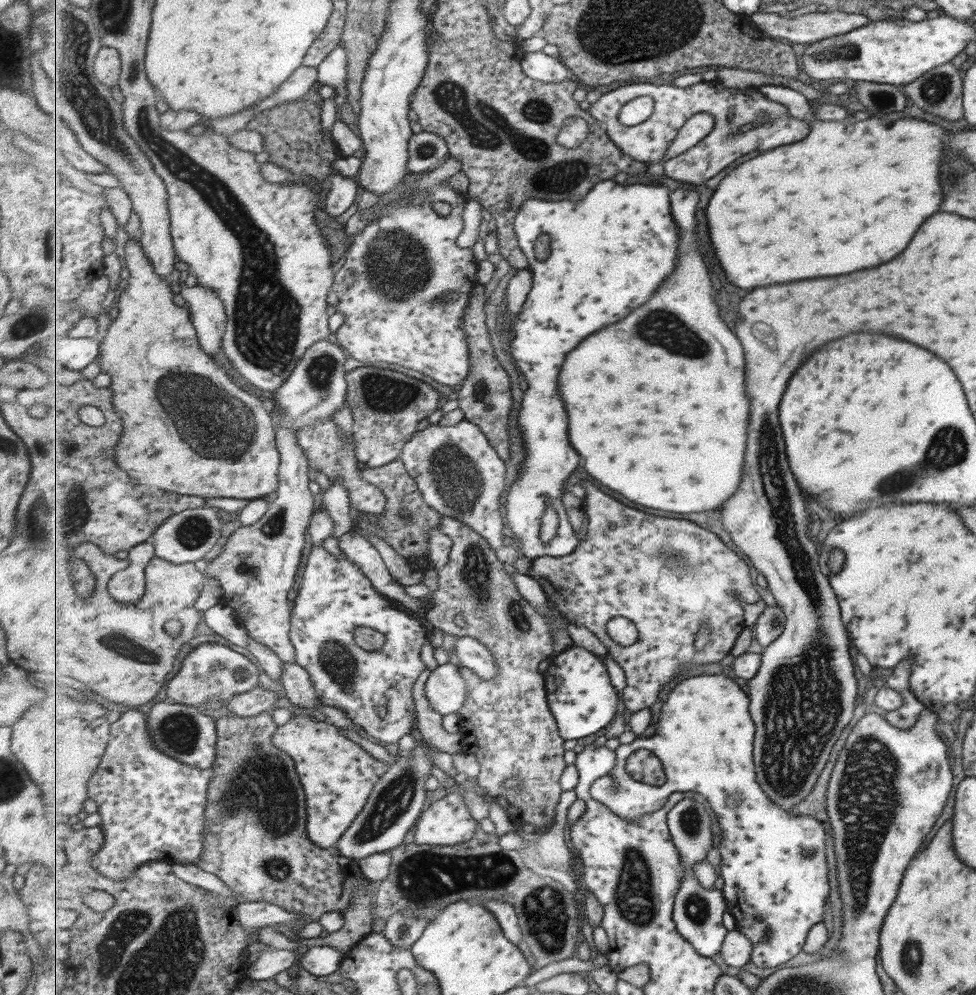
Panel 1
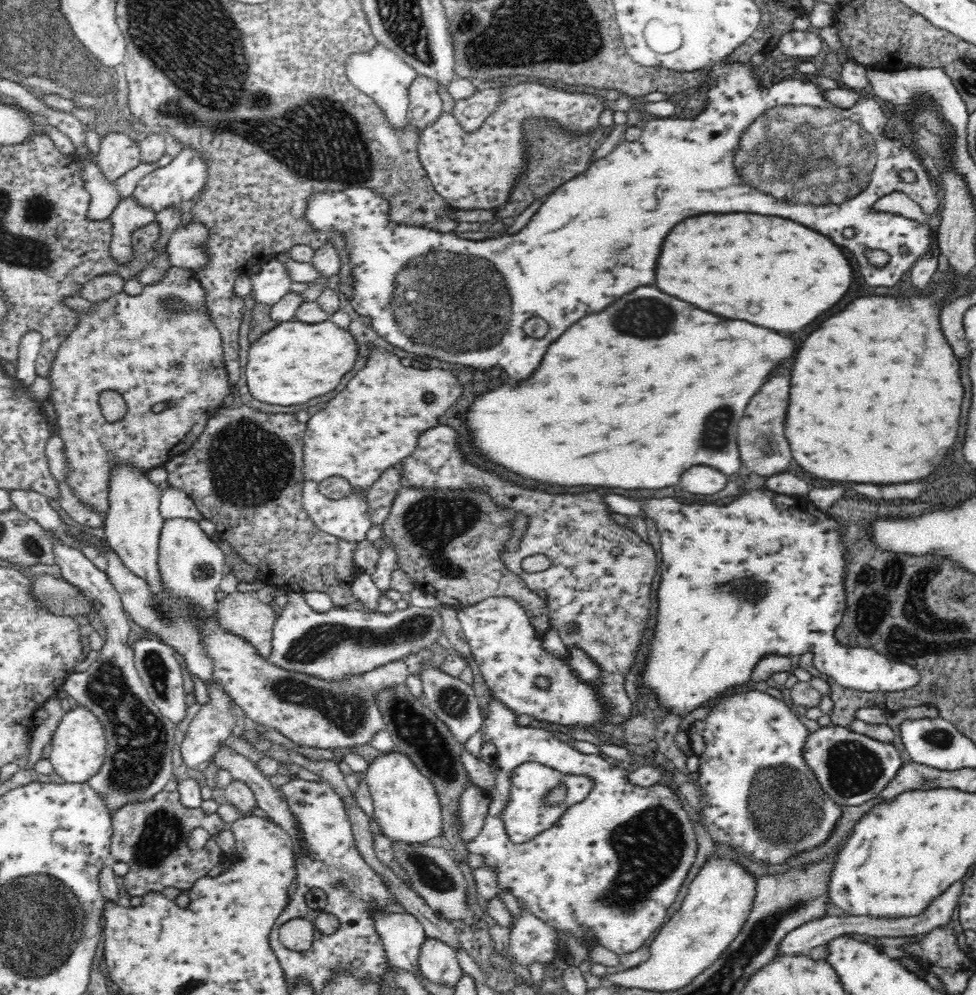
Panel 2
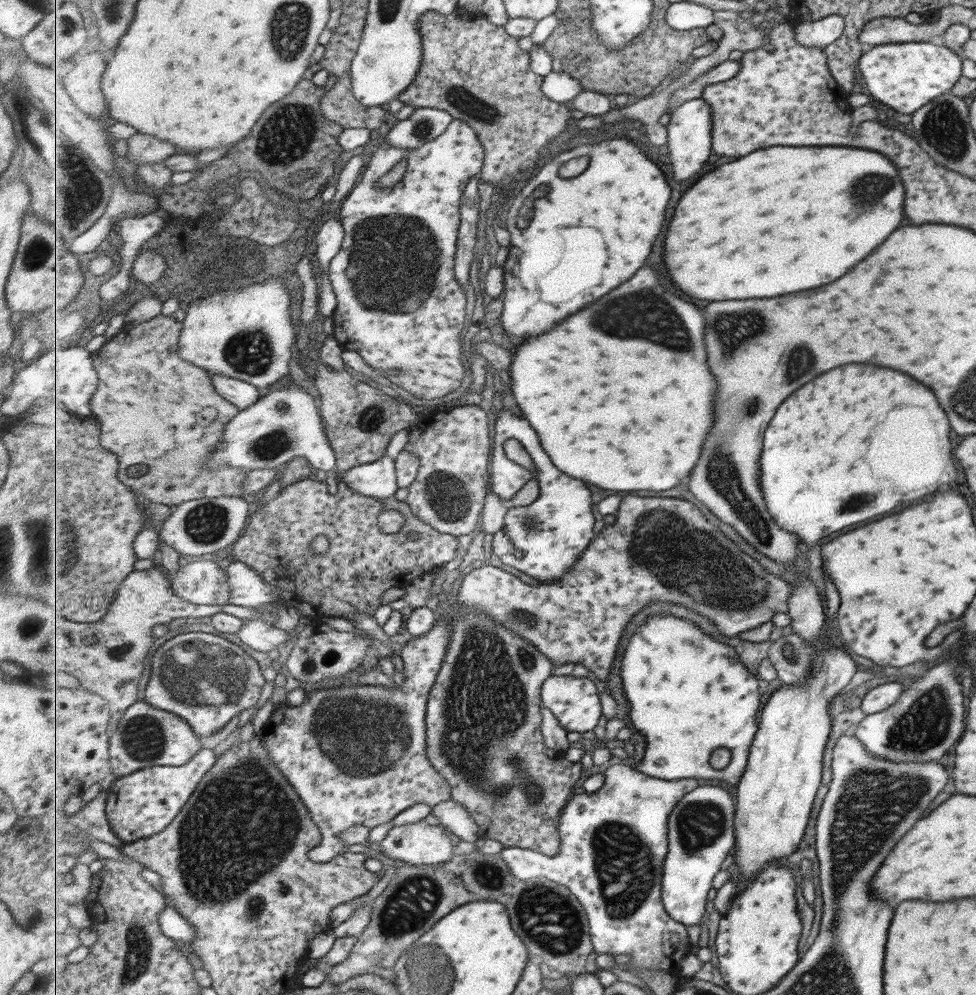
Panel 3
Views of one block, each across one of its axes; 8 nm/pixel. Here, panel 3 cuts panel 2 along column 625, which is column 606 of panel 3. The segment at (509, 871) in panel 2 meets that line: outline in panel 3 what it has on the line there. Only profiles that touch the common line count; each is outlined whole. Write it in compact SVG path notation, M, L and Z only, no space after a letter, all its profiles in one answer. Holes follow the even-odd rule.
M625 764L611 765L605 770L604 778L605 783L601 790L589 795L586 793L581 794L577 799L569 801L567 807L564 808L563 815L558 823L562 836L562 849L560 854L549 857L519 847L503 848L498 854L508 863L507 866L511 868L513 875L519 877L521 880L529 880L530 878L549 879L569 888L581 903L583 903L585 910L588 912L592 942L598 953L611 955L629 954L629 956L631 956L631 961L629 961L627 965L633 972L639 972L639 974L641 974L641 972L651 972L651 970L663 970L663 972L668 972L670 975L680 978L679 972L681 972L681 964L683 960L690 955L689 948L691 942L687 925L681 923L681 921L675 920L667 912L667 908L665 908L662 898L665 872L664 863L670 850L670 816L672 815L673 809L677 806L677 803L699 787L699 780L659 780L659 778L648 776L644 774L644 772L639 772L633 765L627 766Z

